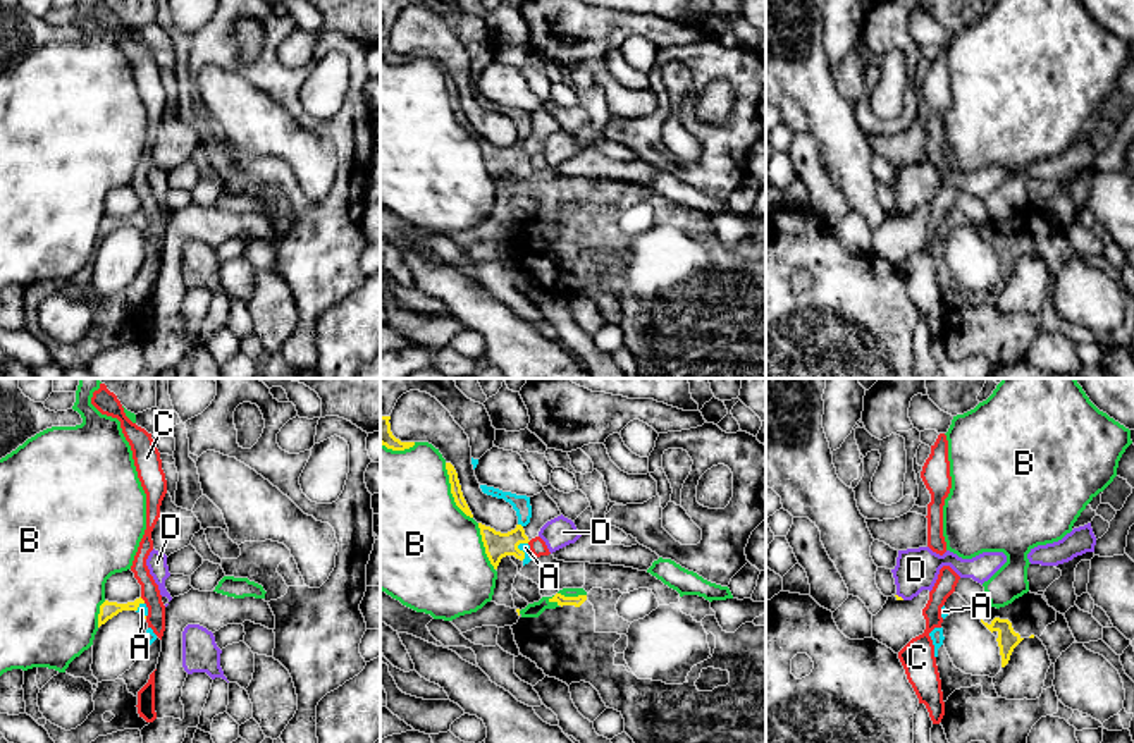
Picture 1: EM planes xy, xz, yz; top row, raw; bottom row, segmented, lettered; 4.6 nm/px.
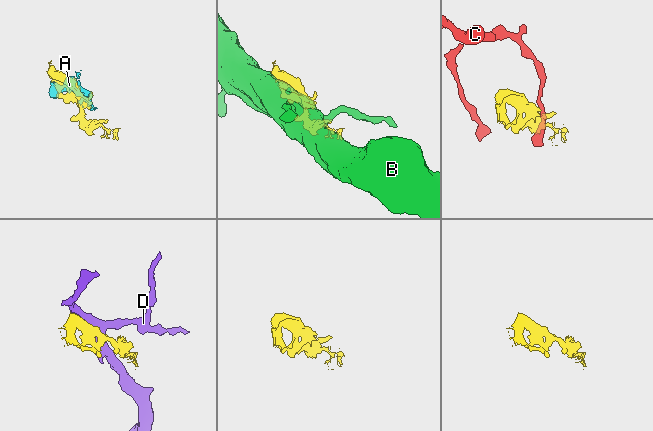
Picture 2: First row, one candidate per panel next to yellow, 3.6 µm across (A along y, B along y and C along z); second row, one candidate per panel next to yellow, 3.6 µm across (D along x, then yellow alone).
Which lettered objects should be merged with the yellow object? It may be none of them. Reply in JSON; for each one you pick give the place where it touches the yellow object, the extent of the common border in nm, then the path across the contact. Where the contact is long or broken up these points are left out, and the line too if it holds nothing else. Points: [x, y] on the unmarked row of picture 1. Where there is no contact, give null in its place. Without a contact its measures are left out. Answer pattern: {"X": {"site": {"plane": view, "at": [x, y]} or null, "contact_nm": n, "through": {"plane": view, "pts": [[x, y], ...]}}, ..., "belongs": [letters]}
{"A": {"site": {"plane": "xz", "at": [522, 165]}, "contact_nm": 90}, "belongs": ["A"]}

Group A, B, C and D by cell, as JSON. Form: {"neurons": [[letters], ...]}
{"neurons": [["A"], ["B"], ["C"], ["D"]]}

